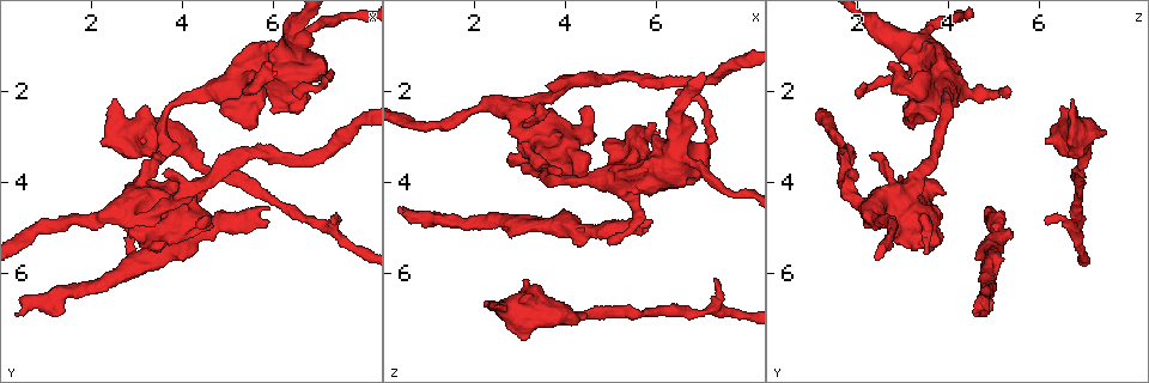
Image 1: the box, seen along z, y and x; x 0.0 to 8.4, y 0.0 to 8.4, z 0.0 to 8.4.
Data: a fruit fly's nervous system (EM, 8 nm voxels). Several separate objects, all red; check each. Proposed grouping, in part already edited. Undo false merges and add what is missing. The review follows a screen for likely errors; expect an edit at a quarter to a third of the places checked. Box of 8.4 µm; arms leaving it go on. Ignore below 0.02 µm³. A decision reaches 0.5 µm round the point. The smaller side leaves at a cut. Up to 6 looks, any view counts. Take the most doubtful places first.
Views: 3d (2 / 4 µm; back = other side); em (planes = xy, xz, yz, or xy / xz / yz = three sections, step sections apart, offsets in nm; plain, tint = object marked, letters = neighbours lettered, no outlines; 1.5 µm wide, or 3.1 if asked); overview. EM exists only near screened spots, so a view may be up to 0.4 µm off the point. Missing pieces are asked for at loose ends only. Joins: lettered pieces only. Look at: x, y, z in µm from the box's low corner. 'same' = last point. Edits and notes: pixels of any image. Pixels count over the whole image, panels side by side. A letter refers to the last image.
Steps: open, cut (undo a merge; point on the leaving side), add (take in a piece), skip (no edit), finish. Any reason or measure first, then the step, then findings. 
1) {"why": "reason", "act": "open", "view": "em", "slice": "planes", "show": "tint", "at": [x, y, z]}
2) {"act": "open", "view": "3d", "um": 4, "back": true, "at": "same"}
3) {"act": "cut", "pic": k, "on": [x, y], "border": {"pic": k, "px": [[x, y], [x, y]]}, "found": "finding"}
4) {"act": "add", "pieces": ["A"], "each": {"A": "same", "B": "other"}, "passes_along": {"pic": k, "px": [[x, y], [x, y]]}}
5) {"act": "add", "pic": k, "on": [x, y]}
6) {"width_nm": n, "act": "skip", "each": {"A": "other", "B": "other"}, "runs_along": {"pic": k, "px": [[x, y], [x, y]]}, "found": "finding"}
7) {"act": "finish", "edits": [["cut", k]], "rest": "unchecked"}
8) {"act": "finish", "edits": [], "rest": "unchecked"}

{"why": "an open end", "act": "open", "view": "3d", "um": 4, "at": [7.25, 4.80, 6.15]}

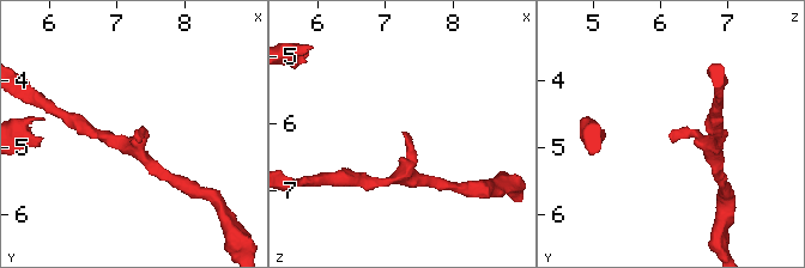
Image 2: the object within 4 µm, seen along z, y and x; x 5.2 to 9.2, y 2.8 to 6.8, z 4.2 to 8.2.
{"why": "now the EM", "act": "open", "view": "em", "slice": "yz", "step": 4, "show": "letters", "at": [7.30, 4.85, 6.15]}

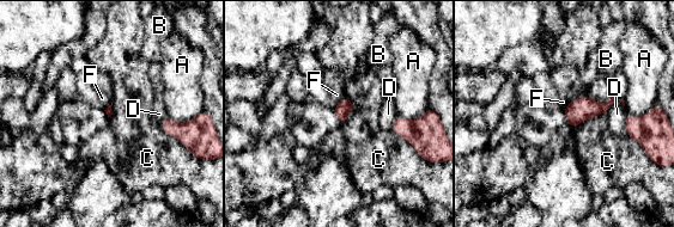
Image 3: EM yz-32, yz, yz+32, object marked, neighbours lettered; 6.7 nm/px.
{"why": "another direction", "act": "open", "view": "em", "slice": "planes", "show": "letters", "at": "same"}

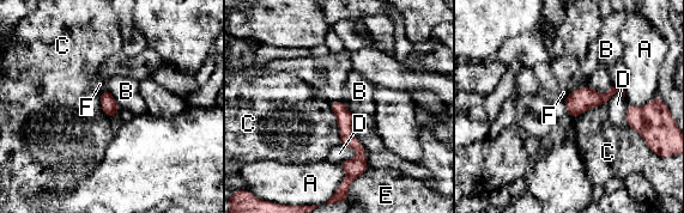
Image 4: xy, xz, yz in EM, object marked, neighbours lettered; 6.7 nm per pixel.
{"act": "skip", "each": {"A": "other", "B": "other", "C": "other", "D": "other", "E": "other", "F": "other"}, "runs_along": {"pic": 4, "px": [[333, 104], [359, 150], [352, 176]]}, "found": "no lettered piece goes on from it"}

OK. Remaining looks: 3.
{"why": "branch stops here", "act": "open", "view": "3d", "um": 4, "at": [6.50, 2.05, 2.00]}

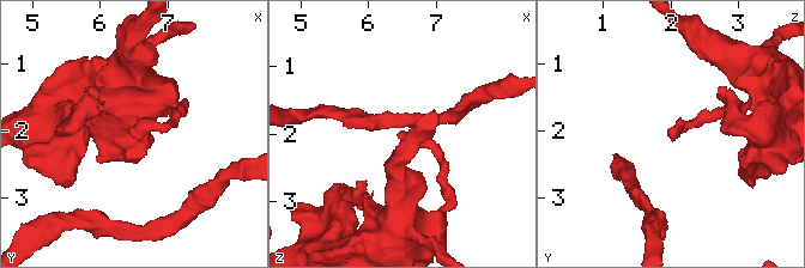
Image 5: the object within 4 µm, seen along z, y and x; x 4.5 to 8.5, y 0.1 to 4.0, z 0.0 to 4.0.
{"why": "shape alone is not enough", "act": "open", "view": "em", "slice": "yz", "step": 8, "show": "tint", "at": [6.45, 2.10, 2.00]}

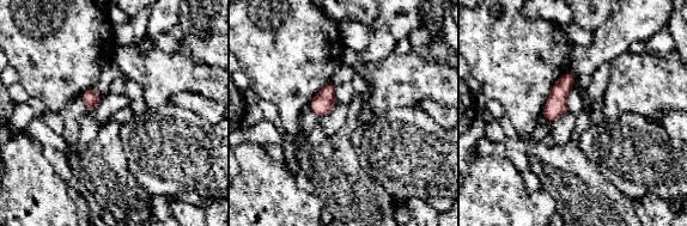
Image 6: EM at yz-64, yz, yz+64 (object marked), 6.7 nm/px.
{"act": "open", "view": "em", "slice": "planes", "show": "letters", "at": "same"}

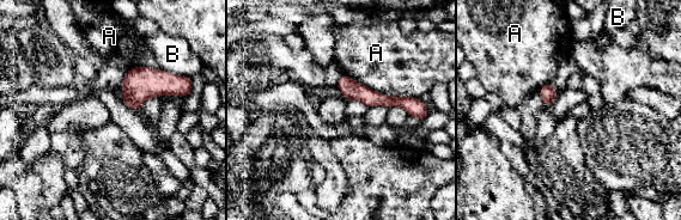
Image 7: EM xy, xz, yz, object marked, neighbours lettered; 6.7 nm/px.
{"act": "skip", "each": {"A": "other", "B": "other"}, "border": {"pic": 7, "px": [[344, 73], [387, 95], [418, 98]]}, "found": "none of them fits"}

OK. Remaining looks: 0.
{"act": "finish", "edits": [], "rest": "unchecked"}

